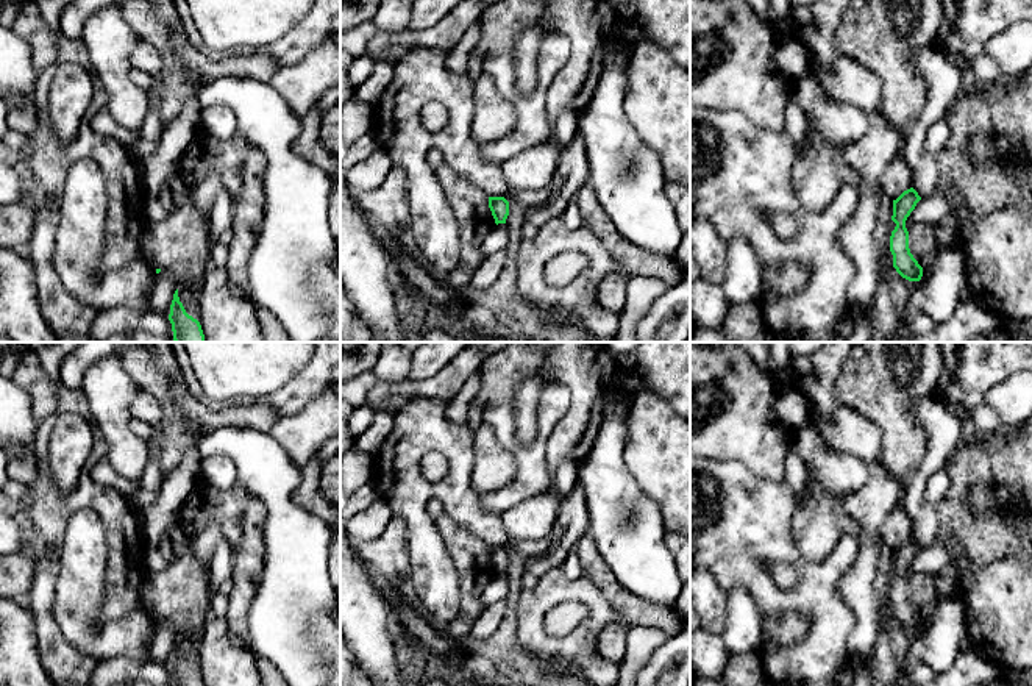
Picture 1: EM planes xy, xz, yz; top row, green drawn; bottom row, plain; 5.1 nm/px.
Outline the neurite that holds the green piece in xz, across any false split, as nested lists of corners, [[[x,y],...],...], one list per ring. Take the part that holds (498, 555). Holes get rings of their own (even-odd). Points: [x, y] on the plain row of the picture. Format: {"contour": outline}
{"contour": [[[489,547],[489,558],[496,575],[506,573],[509,566],[509,552],[504,547]]]}

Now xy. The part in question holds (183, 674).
{"contour": [[[178,639],[173,644],[169,670],[173,686],[205,686],[200,672],[189,666],[180,652]]]}

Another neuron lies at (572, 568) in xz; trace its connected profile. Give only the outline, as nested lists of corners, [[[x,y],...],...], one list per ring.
[[[576,550],[570,552],[560,569],[570,580],[584,577],[582,566],[579,563]]]

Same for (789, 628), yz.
[[[796,611],[760,620],[760,631],[771,647],[792,647],[801,642],[810,628],[812,619]]]

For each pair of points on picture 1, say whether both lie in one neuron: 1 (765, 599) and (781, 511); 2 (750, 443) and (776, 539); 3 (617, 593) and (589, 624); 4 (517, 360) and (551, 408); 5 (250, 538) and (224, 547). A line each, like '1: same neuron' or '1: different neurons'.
1: same neuron
2: different neurons
3: different neurons
4: same neuron
5: different neurons

